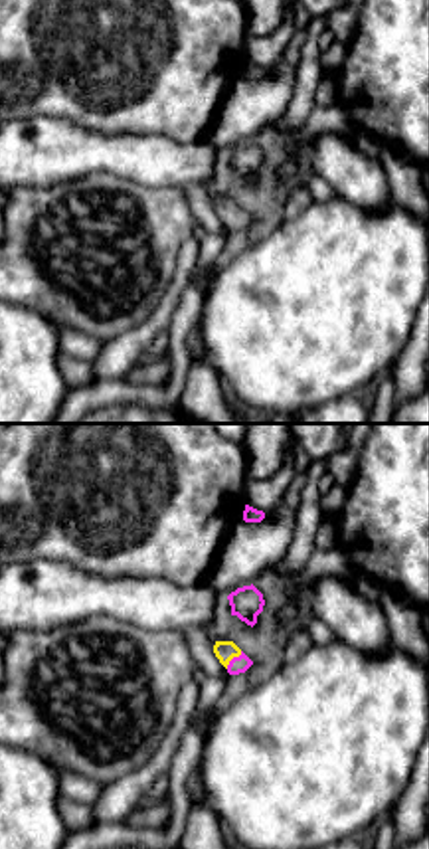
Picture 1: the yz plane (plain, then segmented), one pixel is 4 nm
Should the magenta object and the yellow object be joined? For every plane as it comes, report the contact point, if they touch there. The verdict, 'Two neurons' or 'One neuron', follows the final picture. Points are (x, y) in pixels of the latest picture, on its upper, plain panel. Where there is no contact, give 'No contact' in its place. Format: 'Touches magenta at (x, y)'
Touches magenta at (232, 216)

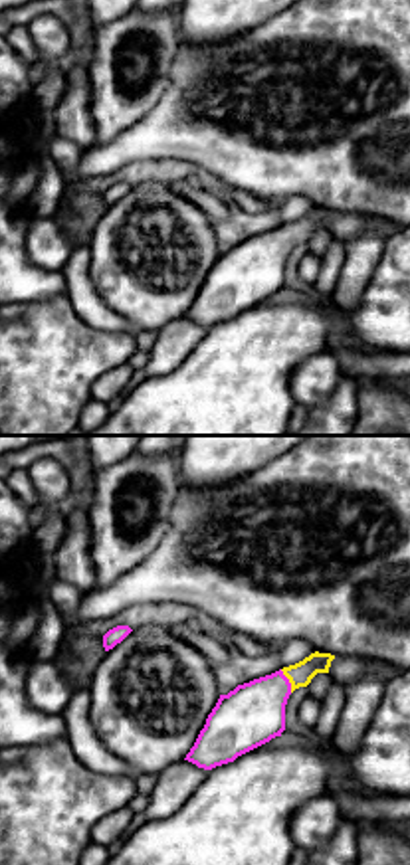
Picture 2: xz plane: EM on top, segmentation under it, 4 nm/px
Touches magenta at (288, 238)

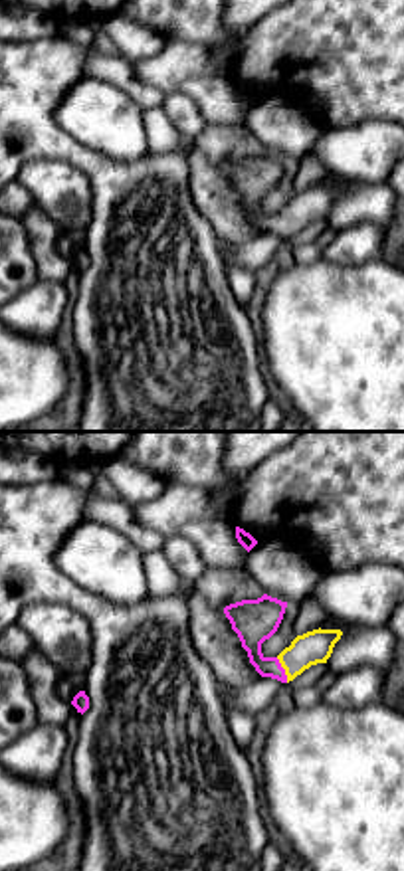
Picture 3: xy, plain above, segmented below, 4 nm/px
Touches magenta at (284, 226)

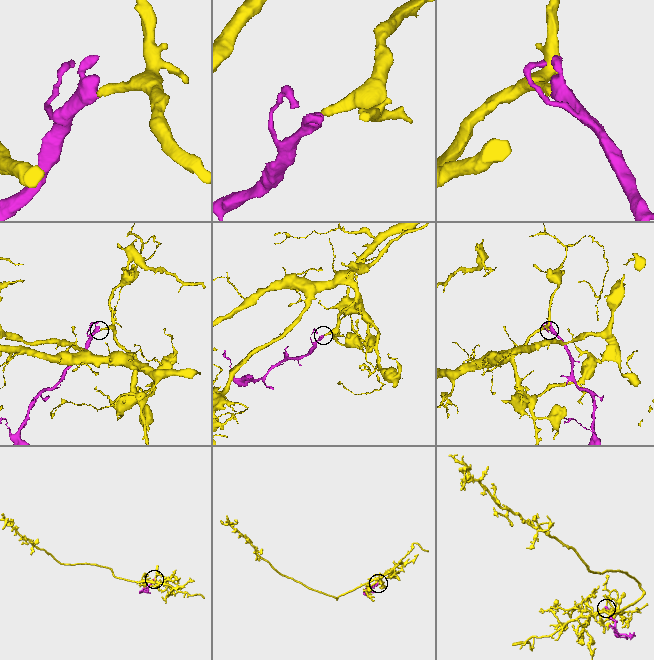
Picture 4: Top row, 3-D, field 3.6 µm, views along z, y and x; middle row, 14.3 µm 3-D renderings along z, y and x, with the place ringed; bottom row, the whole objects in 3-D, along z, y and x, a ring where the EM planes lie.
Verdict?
One neuron

